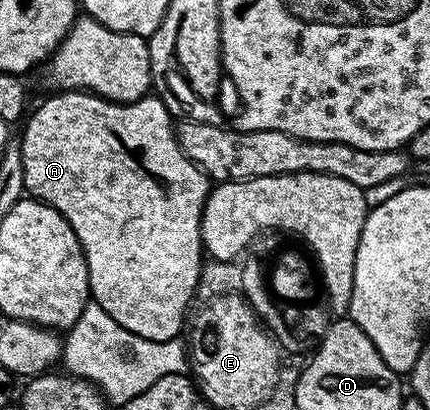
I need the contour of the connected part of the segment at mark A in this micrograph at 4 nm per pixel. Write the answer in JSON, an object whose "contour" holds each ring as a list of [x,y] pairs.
{"contour":[[[66,90],[53,93],[53,95],[53,98],[46,99],[33,114],[31,111],[27,115],[26,121],[23,123],[23,126],[25,125],[24,135],[18,139],[25,191],[39,202],[53,206],[68,221],[70,228],[74,228],[74,236],[78,236],[80,247],[84,249],[84,259],[88,265],[88,289],[91,301],[98,303],[114,320],[118,320],[118,324],[122,324],[122,328],[126,328],[146,340],[165,342],[177,337],[185,329],[186,311],[193,305],[197,295],[202,267],[200,221],[210,189],[208,175],[199,170],[182,152],[176,139],[173,115],[164,107],[160,98],[145,96],[137,102],[108,102],[105,98],[98,97],[97,94],[83,90]]]}

